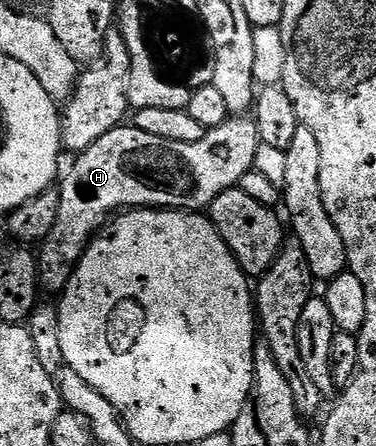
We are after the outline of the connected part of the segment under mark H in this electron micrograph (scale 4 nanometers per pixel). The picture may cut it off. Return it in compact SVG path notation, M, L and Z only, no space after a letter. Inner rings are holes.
M251 118L229 119L221 126L204 131L197 142L169 142L169 138L157 138L154 134L145 134L145 130L137 130L133 126L120 126L109 130L109 134L97 138L97 142L89 146L89 150L78 153L72 159L75 161L72 162L71 169L68 172L66 169L58 181L57 191L61 206L57 210L57 223L53 225L49 238L45 238L37 248L40 289L44 293L62 294L75 273L75 267L79 265L79 259L83 257L99 229L116 214L137 208L158 208L196 214L210 209L217 194L225 194L225 190L239 185L243 175L254 169L259 146L257 126Z

